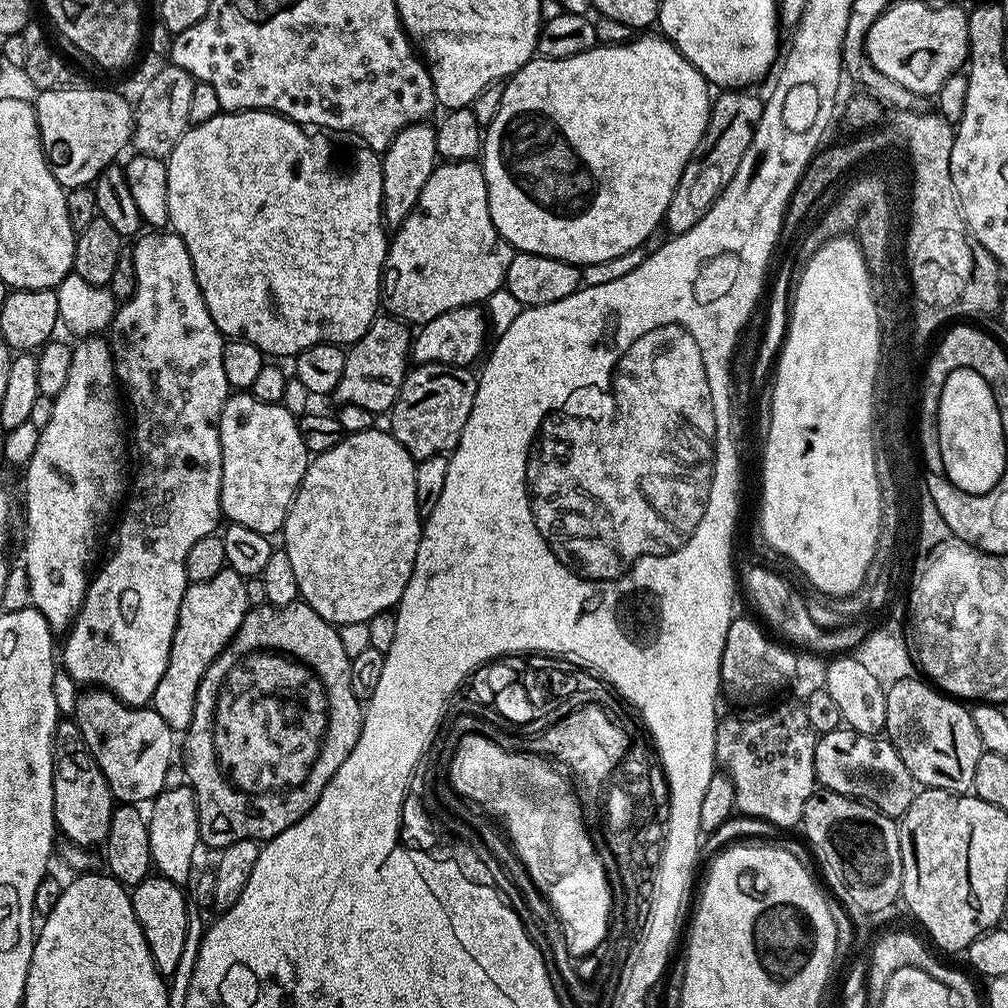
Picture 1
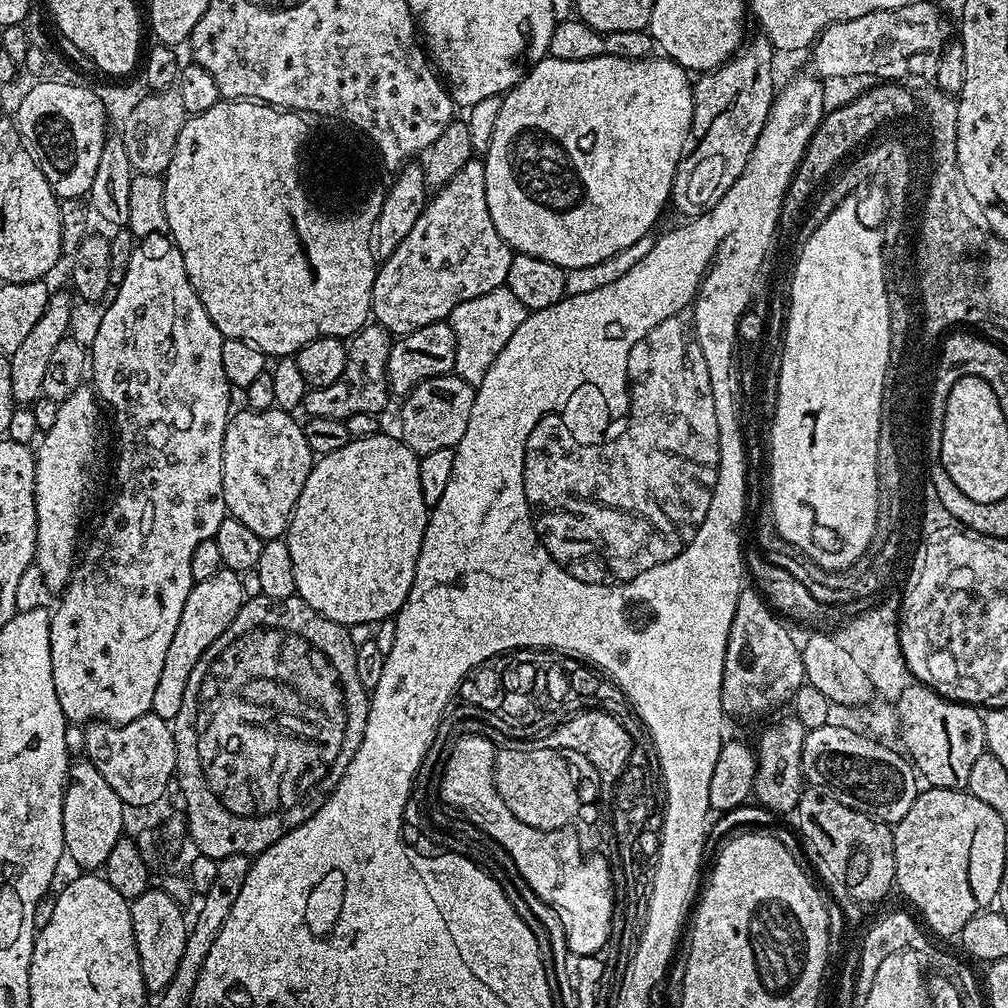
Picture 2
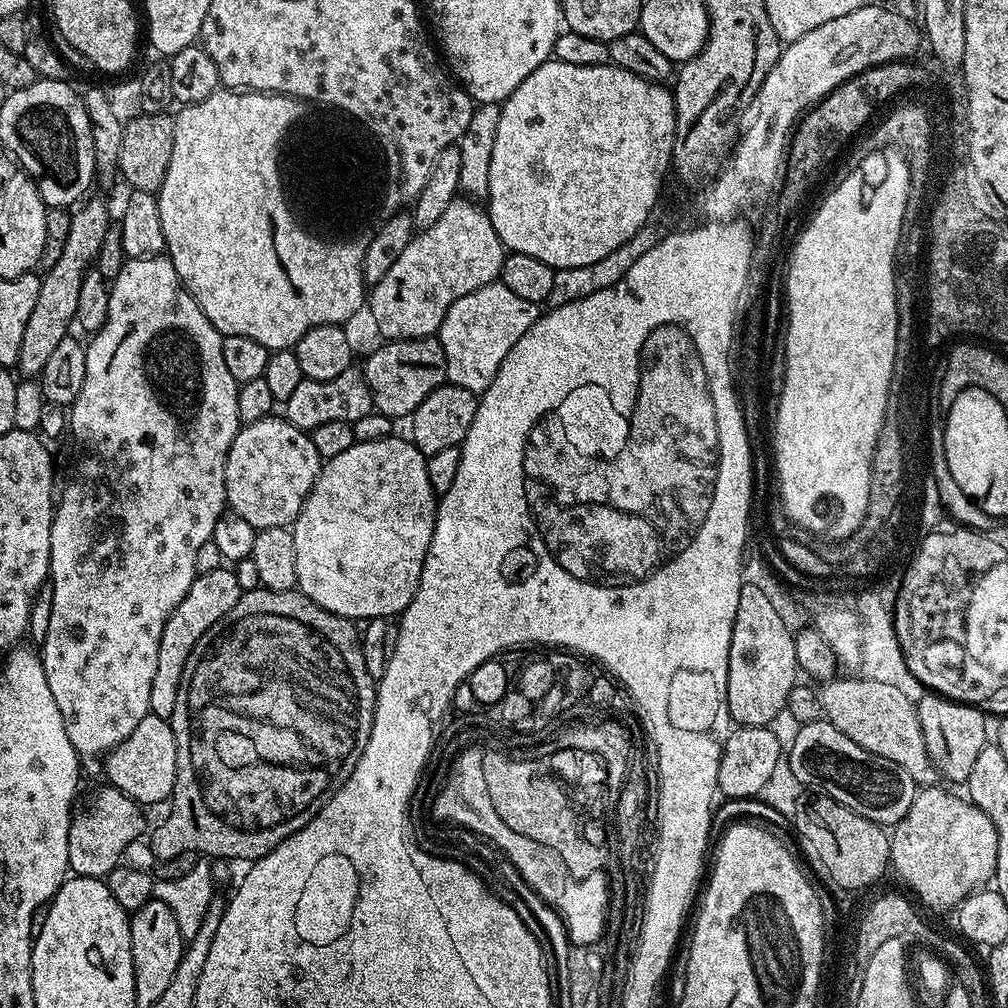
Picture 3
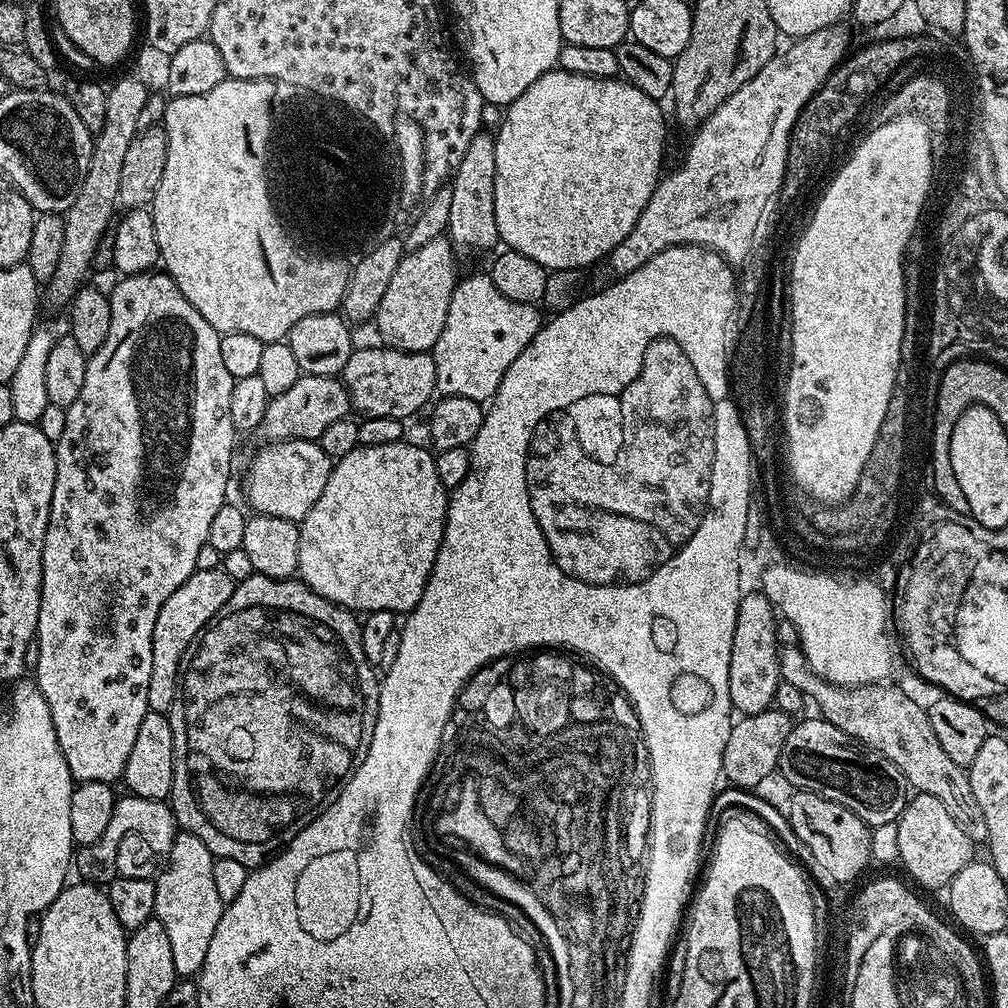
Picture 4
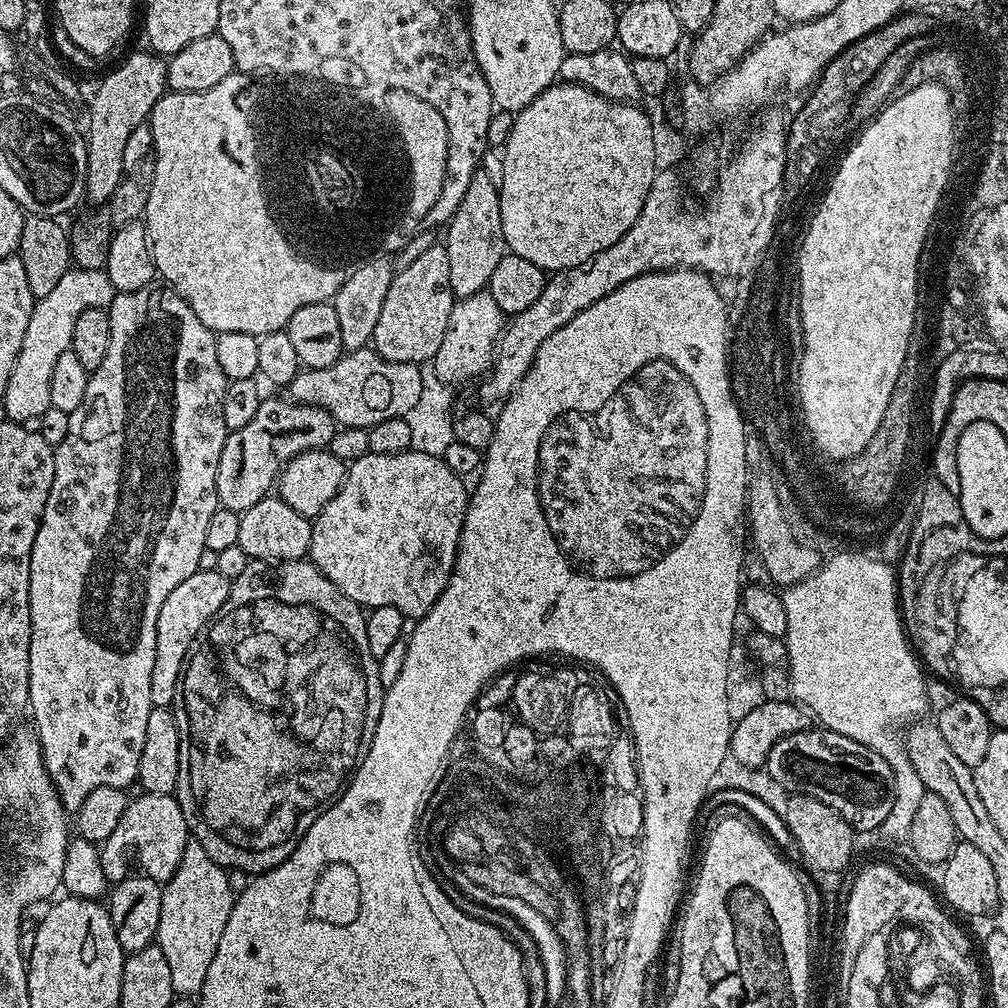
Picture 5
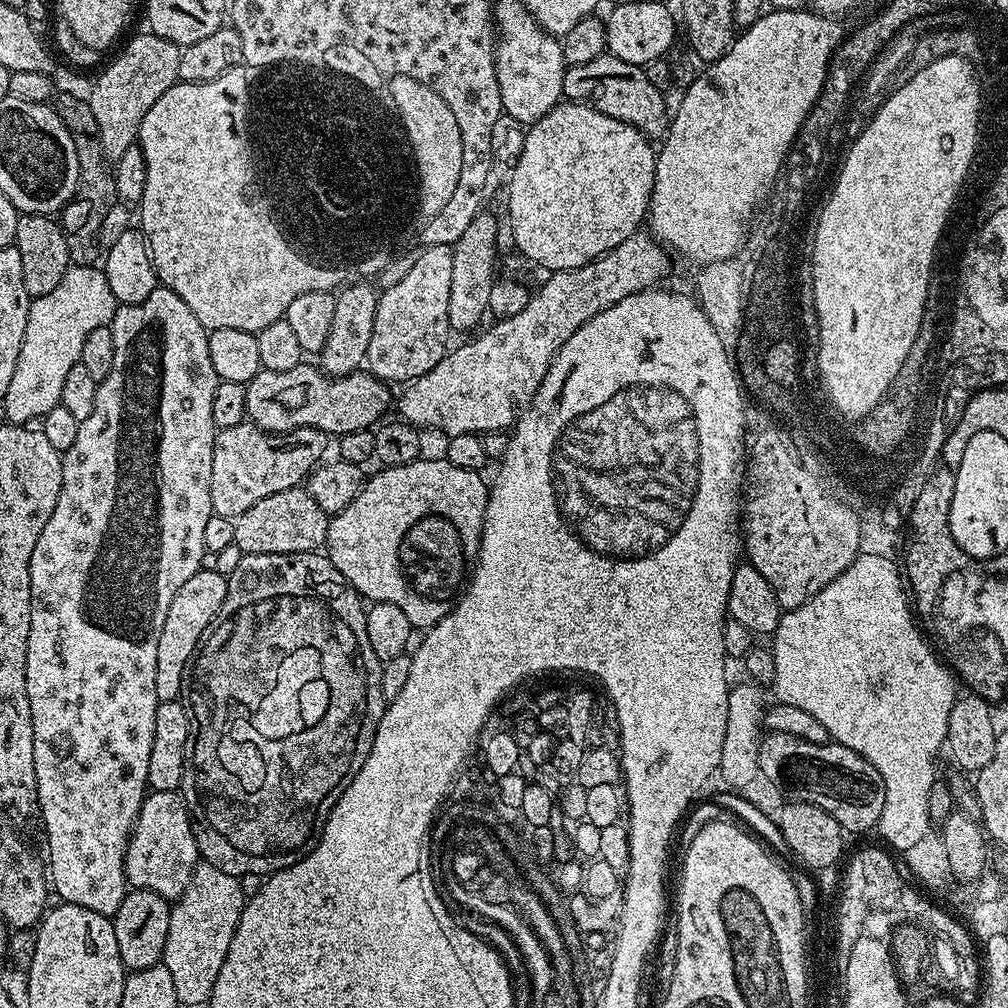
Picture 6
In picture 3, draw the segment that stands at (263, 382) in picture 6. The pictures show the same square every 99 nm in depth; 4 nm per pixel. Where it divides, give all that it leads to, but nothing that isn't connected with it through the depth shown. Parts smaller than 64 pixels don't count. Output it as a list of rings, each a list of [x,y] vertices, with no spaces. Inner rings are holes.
[[[423,336],[417,340],[390,340],[381,345],[362,364],[364,380],[372,395],[372,407],[390,417],[411,416],[426,394],[447,381],[446,355],[436,336]]]

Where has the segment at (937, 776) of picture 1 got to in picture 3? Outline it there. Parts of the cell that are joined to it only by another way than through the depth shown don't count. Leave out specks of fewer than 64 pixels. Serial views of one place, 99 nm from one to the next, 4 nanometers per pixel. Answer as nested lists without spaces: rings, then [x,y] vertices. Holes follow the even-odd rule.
[[[926,694],[916,704],[918,722],[922,726],[922,738],[926,740],[928,756],[931,758],[932,765],[936,768],[937,773],[943,779],[945,776],[946,779],[963,785],[970,778],[970,770],[974,766],[974,761],[978,759],[978,753],[984,749],[984,745],[990,740],[990,728],[984,725],[984,716],[980,711],[979,707],[962,704],[939,694]]]

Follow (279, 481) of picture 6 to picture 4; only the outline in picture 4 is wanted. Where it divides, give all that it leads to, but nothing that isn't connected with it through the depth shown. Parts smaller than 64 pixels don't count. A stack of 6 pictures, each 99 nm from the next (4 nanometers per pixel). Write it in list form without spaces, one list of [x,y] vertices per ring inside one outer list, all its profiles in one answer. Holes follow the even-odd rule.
[[[300,375],[298,382],[294,382],[294,386],[290,386],[290,390],[285,390],[283,394],[278,394],[277,396],[271,397],[266,406],[266,418],[262,418],[260,427],[258,429],[259,435],[264,435],[263,438],[268,442],[275,442],[278,440],[314,440],[319,441],[320,435],[333,424],[333,422],[338,422],[338,418],[346,418],[353,411],[352,400],[348,397],[348,387],[344,385],[343,379],[334,376],[306,376]]]

